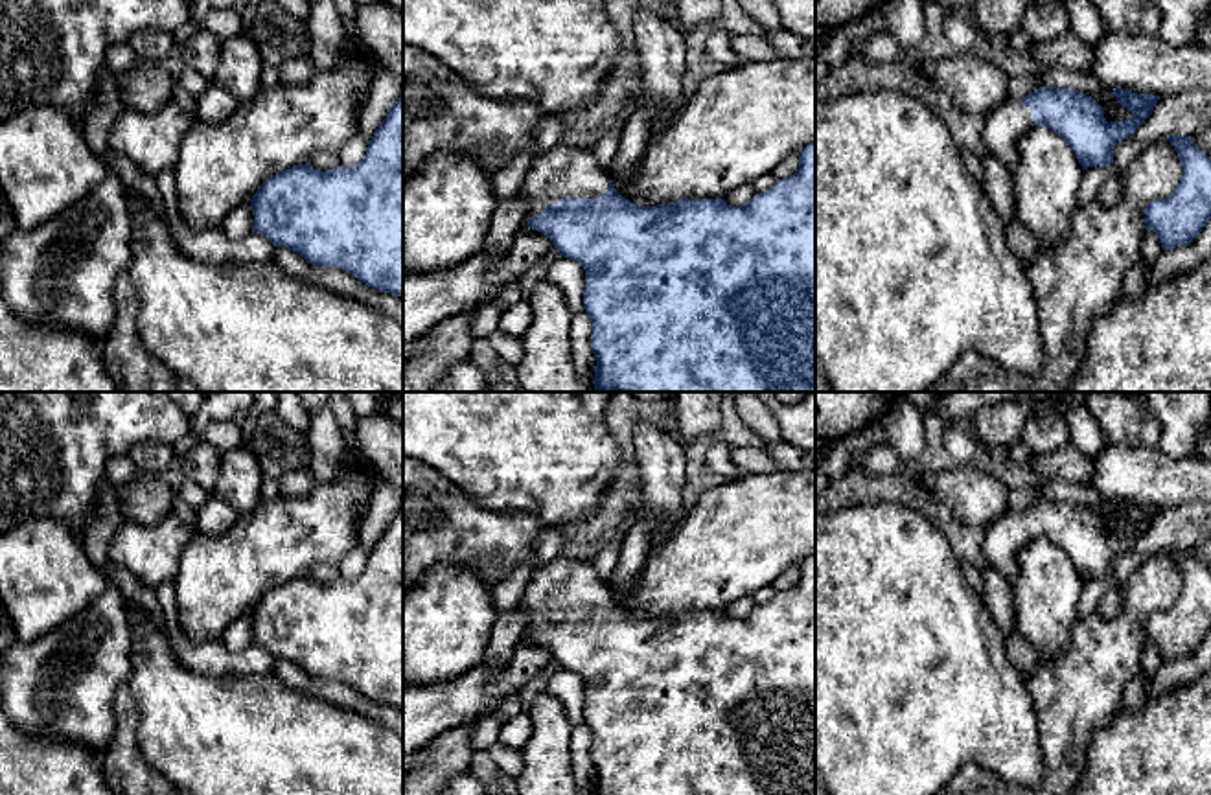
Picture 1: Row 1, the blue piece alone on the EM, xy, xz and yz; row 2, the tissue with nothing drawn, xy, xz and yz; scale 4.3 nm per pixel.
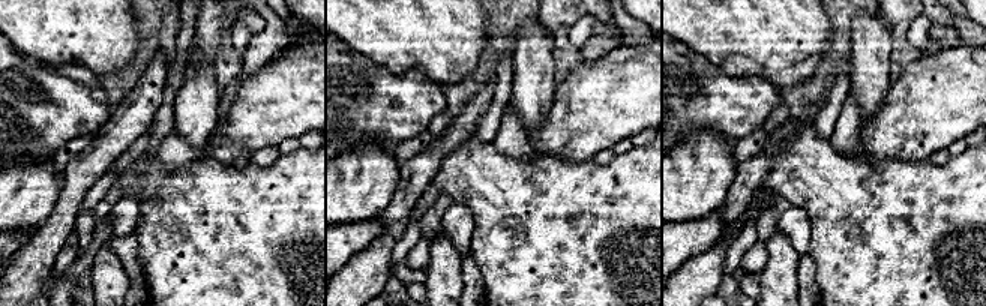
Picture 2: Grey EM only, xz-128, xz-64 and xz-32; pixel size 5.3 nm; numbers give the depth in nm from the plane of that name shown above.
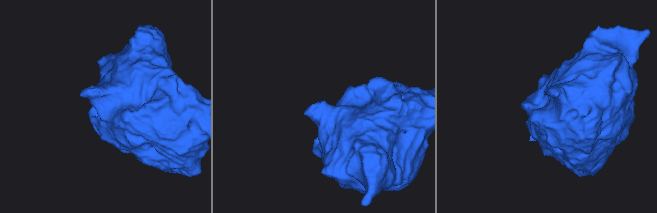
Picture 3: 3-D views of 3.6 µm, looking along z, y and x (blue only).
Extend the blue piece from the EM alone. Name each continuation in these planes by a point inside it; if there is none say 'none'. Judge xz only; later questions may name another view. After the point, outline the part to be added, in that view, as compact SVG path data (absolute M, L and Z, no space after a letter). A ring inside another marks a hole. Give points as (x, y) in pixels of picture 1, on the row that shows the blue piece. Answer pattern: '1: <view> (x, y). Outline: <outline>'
1: xz (564, 172). Outline: M561 144L534 160L519 195L530 202L530 215L536 215L565 197L596 199L609 190L609 182L609 173L598 166L591 149Z

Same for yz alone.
1: yz (1003, 126). Outline: M1007 101L985 116L983 140L990 155L1007 167L1016 164L1016 142L1025 129L1032 127L1031 110L1021 101Z

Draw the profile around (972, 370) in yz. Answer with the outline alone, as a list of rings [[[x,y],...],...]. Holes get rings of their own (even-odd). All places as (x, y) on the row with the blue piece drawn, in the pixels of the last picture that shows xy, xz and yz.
[[[1163,136],[1145,145],[1121,175],[1123,199],[1117,204],[1104,208],[1091,201],[1077,210],[1067,239],[1060,245],[1038,247],[1027,265],[1045,350],[1044,370],[1036,377],[1027,377],[998,366],[977,351],[964,351],[926,392],[1069,392],[1084,359],[1093,318],[1112,309],[1121,294],[1124,274],[1139,263],[1141,241],[1147,232],[1147,204],[1169,197],[1178,186],[1183,167],[1174,145]]]

